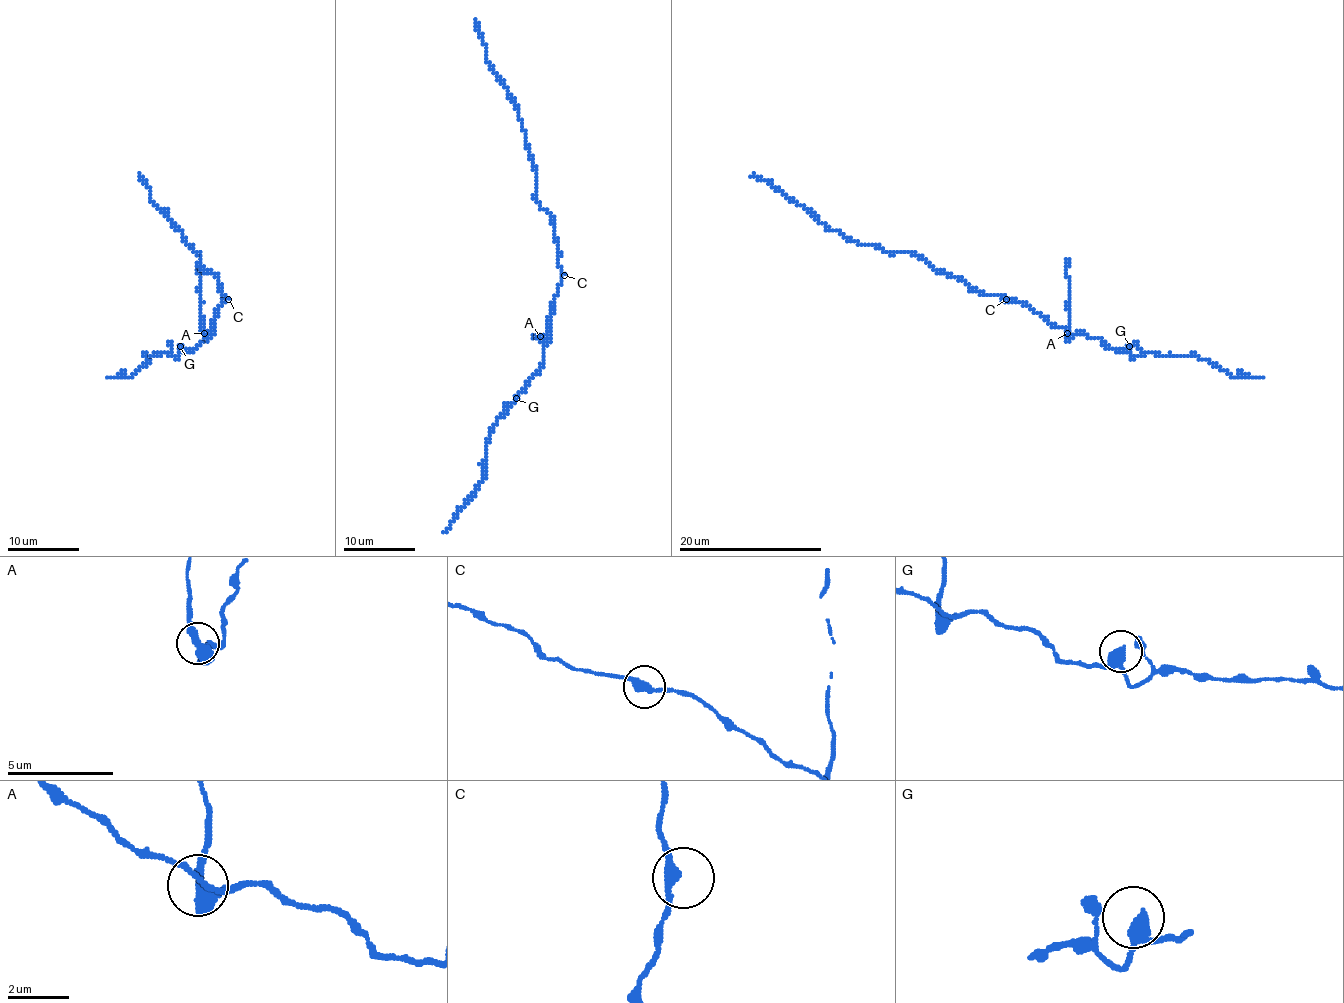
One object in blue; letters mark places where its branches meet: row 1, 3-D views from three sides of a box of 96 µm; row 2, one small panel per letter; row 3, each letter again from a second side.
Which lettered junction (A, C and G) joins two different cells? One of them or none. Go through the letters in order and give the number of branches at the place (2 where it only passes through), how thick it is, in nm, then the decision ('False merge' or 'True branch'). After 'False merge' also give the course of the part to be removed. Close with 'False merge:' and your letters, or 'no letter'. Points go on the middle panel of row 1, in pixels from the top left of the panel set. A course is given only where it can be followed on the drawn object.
A: Branches: 2. Thickness 400 nm. False merge
C: Branches: 2. Thickness 320 nm. True branch
G: Branches: 2. Thickness 400 nm. True branch
False merge: A

